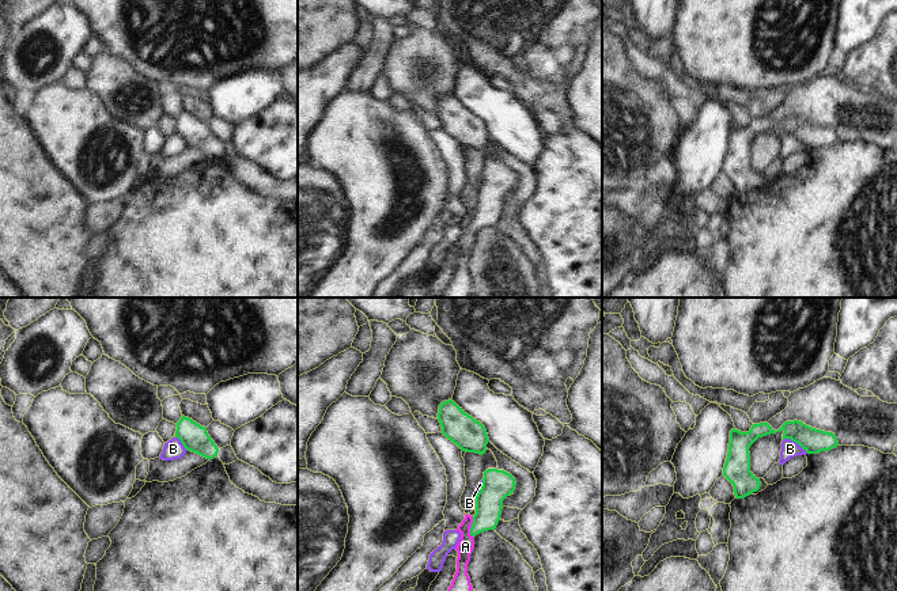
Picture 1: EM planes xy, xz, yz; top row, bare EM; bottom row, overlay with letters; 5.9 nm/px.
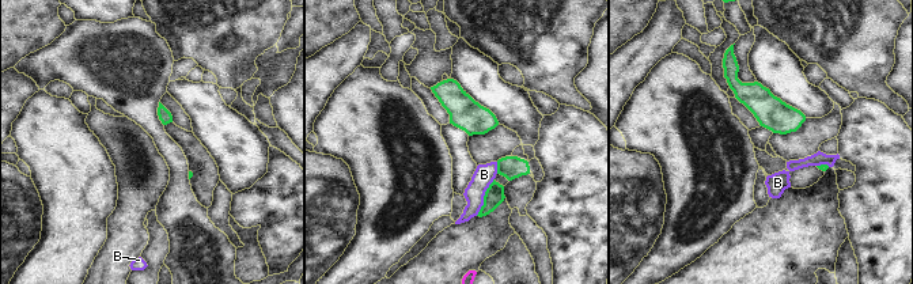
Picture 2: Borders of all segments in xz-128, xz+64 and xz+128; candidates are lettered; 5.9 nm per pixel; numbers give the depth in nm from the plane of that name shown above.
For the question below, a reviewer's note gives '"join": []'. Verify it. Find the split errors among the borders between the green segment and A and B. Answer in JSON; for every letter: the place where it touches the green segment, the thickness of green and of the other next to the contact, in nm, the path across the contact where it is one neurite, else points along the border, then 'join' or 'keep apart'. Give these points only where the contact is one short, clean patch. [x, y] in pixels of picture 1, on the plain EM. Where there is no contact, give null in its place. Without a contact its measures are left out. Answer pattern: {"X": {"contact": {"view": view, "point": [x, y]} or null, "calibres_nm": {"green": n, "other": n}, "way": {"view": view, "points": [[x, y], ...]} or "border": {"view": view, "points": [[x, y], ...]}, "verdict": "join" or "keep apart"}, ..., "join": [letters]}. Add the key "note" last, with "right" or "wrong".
{"A": {"contact": {"view": "xz", "point": [470, 223]}, "calibres_nm": {"green": 160, "other": 100}, "way": {"view": "xz", "points": [[489, 194], [488, 205], [470, 223], [465, 242]]}, "verdict": "join"}, "B": {"contact": {"view": "yz", "point": [795, 137]}, "calibres_nm": {"green": 150, "other": 100}, "border": {"view": "yz", "points": [[783, 135], [797, 137], [807, 148]]}, "verdict": "keep apart"}, "join": ["A"], "note": "wrong"}

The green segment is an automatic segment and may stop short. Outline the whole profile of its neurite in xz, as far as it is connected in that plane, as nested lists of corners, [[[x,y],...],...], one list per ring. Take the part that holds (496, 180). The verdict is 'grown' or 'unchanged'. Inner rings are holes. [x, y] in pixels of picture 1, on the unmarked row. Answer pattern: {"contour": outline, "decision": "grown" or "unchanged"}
{"contour": [[[497,164],[484,167],[482,182],[476,192],[476,209],[465,211],[458,221],[461,236],[458,247],[457,268],[451,281],[446,287],[442,298],[468,298],[473,285],[468,270],[468,259],[474,245],[474,232],[480,228],[495,226],[502,211],[503,196],[515,186],[515,174]]], "decision": "grown"}

